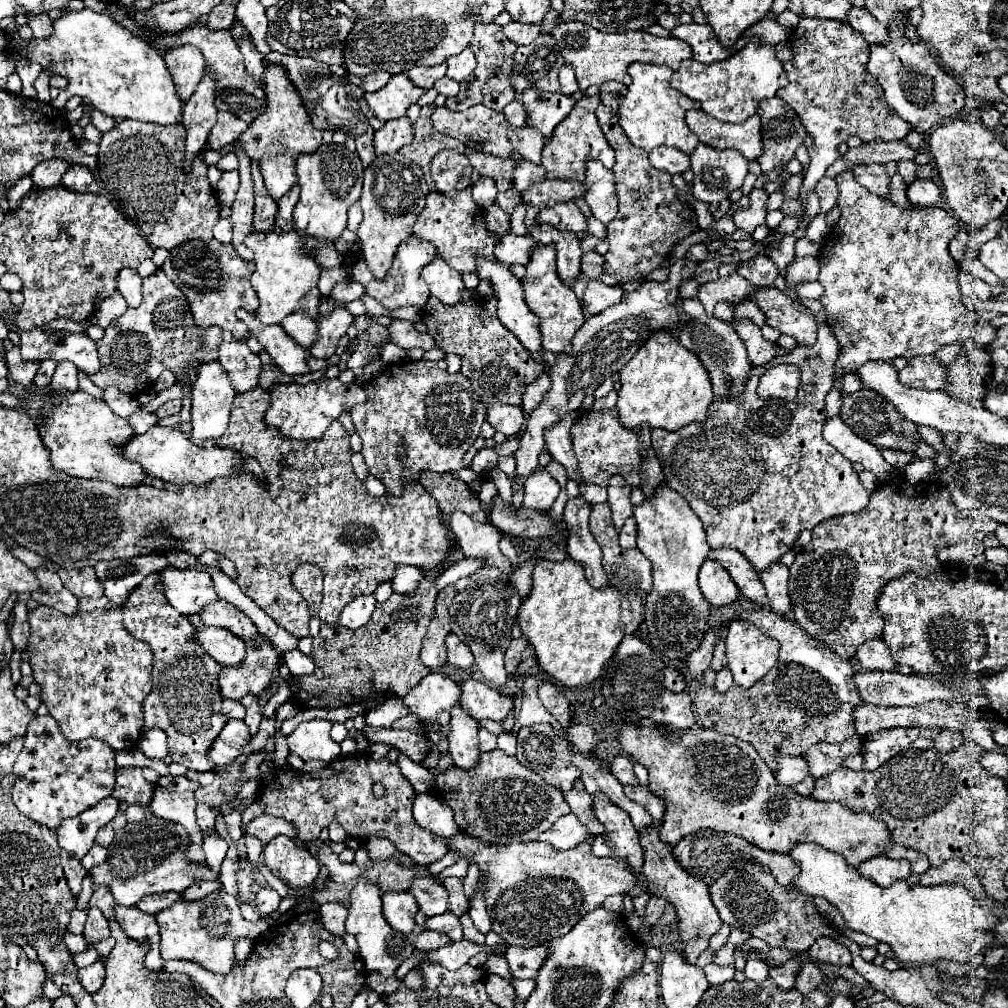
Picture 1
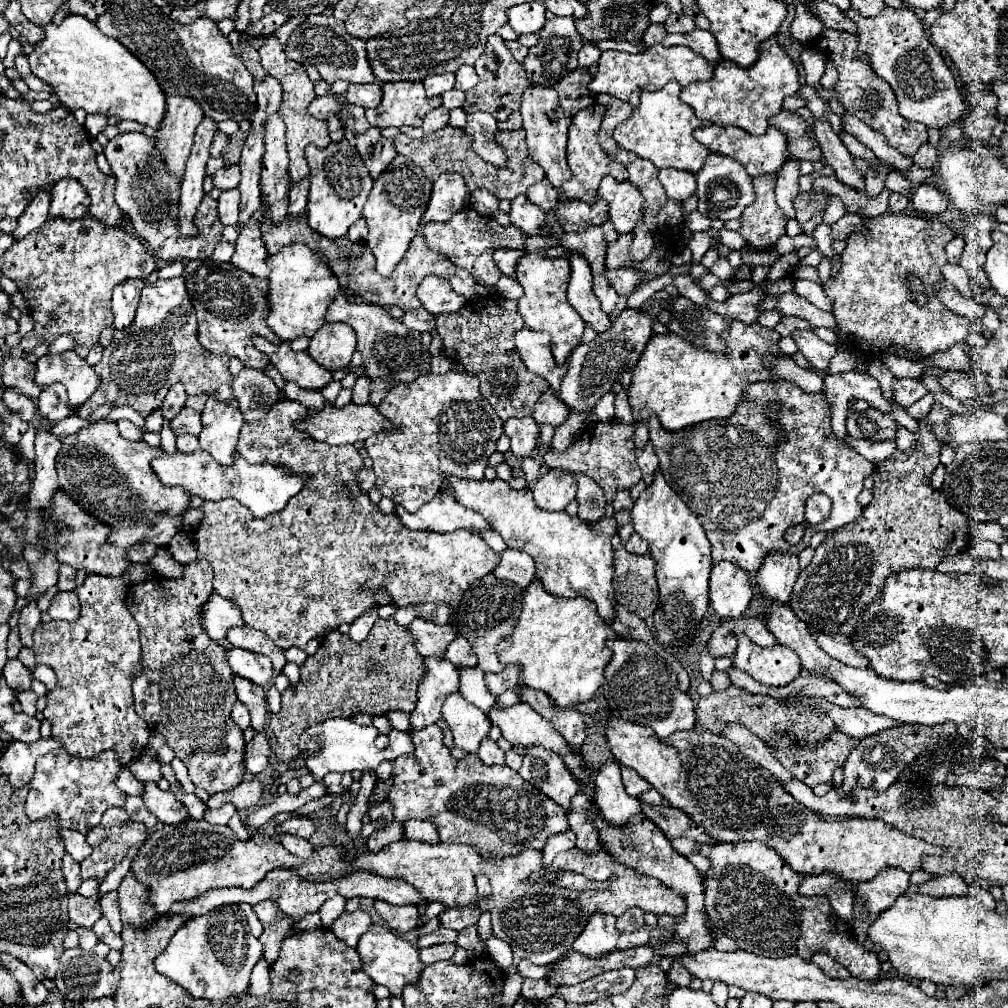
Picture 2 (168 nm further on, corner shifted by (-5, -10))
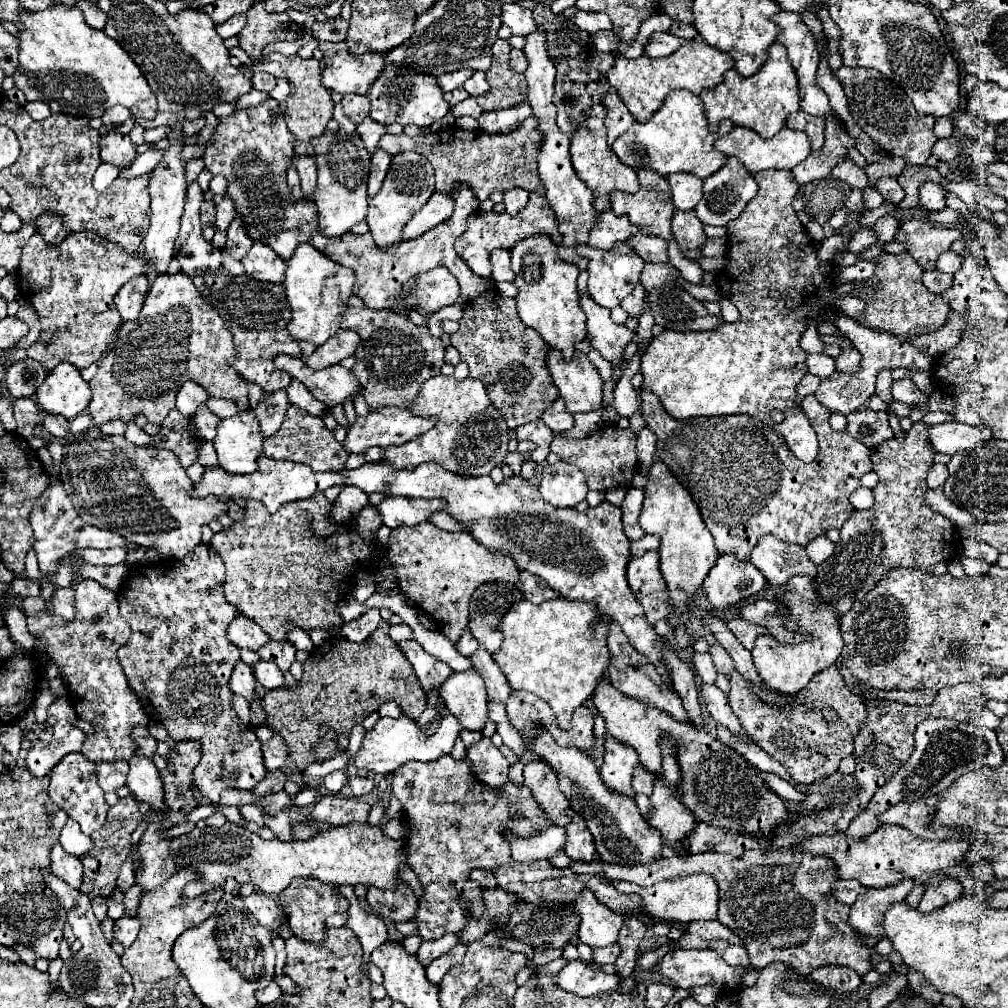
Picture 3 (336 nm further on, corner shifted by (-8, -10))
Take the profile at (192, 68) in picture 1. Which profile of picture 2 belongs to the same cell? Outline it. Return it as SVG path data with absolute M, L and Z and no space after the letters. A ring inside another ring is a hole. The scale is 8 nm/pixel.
M172 96L166 100L164 120L154 132L156 148L162 152L164 164L168 172L176 176L178 184L182 182L194 132L202 122L202 118L204 114L200 112L194 100L188 100L184 96Z

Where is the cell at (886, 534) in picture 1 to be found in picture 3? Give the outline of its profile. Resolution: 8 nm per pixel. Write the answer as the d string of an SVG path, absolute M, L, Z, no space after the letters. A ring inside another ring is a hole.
M923 420L913 422L903 440L887 440L873 450L873 470L879 476L873 488L875 504L869 510L855 510L843 524L841 538L835 544L833 556L819 564L815 576L815 588L819 588L819 600L831 604L835 614L841 618L847 614L855 600L861 600L891 568L917 568L931 572L939 562L949 562L957 556L961 540L955 524L943 514L933 512L927 502L927 472L935 464L935 450L927 440L929 424Z

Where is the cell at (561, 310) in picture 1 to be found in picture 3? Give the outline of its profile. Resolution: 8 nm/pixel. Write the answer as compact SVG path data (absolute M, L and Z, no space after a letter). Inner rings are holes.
M529 236L515 244L511 248L511 266L515 270L515 286L519 288L517 294L517 312L521 316L521 322L541 334L541 338L551 346L561 350L563 358L571 362L575 354L575 344L583 342L587 338L587 328L585 328L585 314L579 306L579 292L577 292L577 274L579 268L575 264L569 264L557 256L557 246L551 244L549 236Z

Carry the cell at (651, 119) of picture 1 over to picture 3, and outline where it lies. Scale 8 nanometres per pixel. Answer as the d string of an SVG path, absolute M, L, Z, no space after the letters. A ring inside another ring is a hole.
M675 90L665 100L663 106L653 114L647 122L635 122L625 134L621 134L615 144L611 146L617 158L631 166L631 168L653 168L663 176L669 176L673 172L691 172L699 178L707 178L713 172L717 172L727 156L713 150L713 142L727 134L731 130L731 120L721 120L717 128L711 128L705 114L701 100L687 92L687 90Z

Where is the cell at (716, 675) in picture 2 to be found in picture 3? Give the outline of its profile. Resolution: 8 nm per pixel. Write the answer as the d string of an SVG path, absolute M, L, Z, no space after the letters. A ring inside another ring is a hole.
M695 652L693 654L693 668L695 668L695 672L701 676L701 680L705 684L715 684L715 680L717 680L717 668L715 668L715 664L711 660L711 654L699 654L699 652Z

